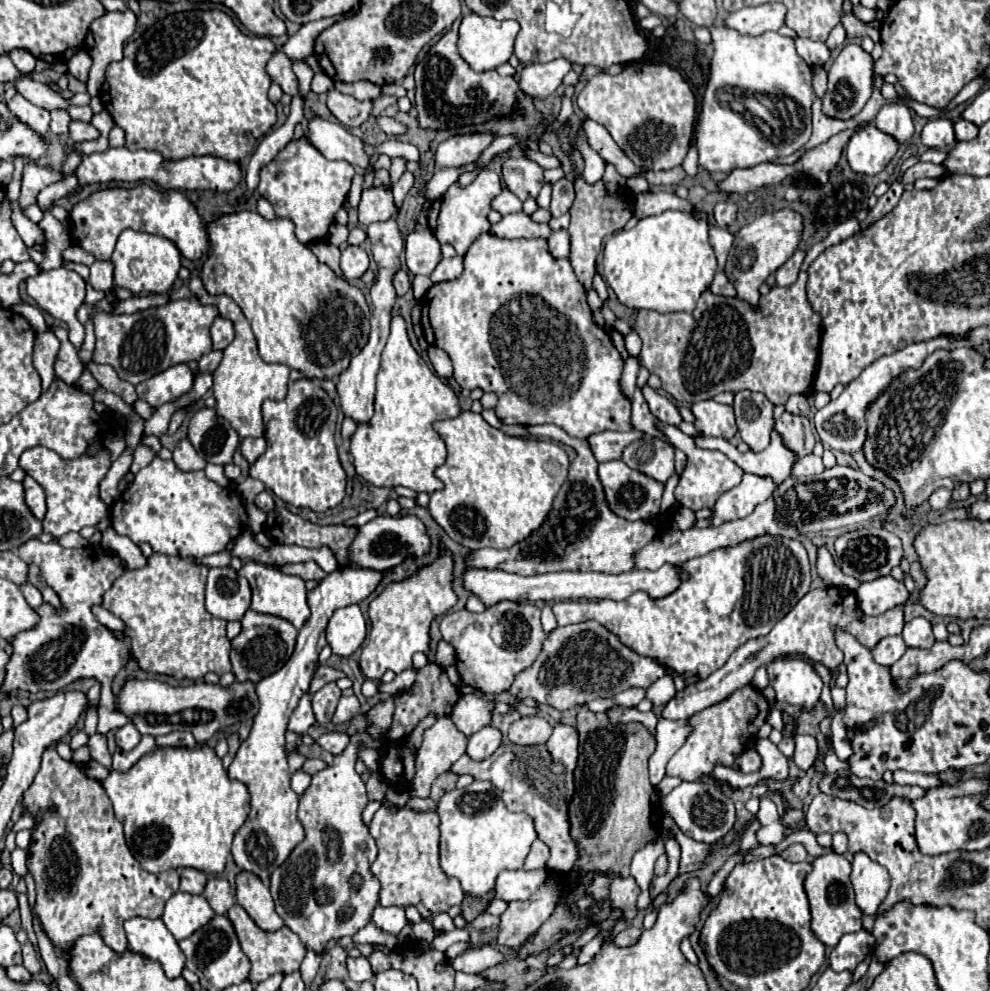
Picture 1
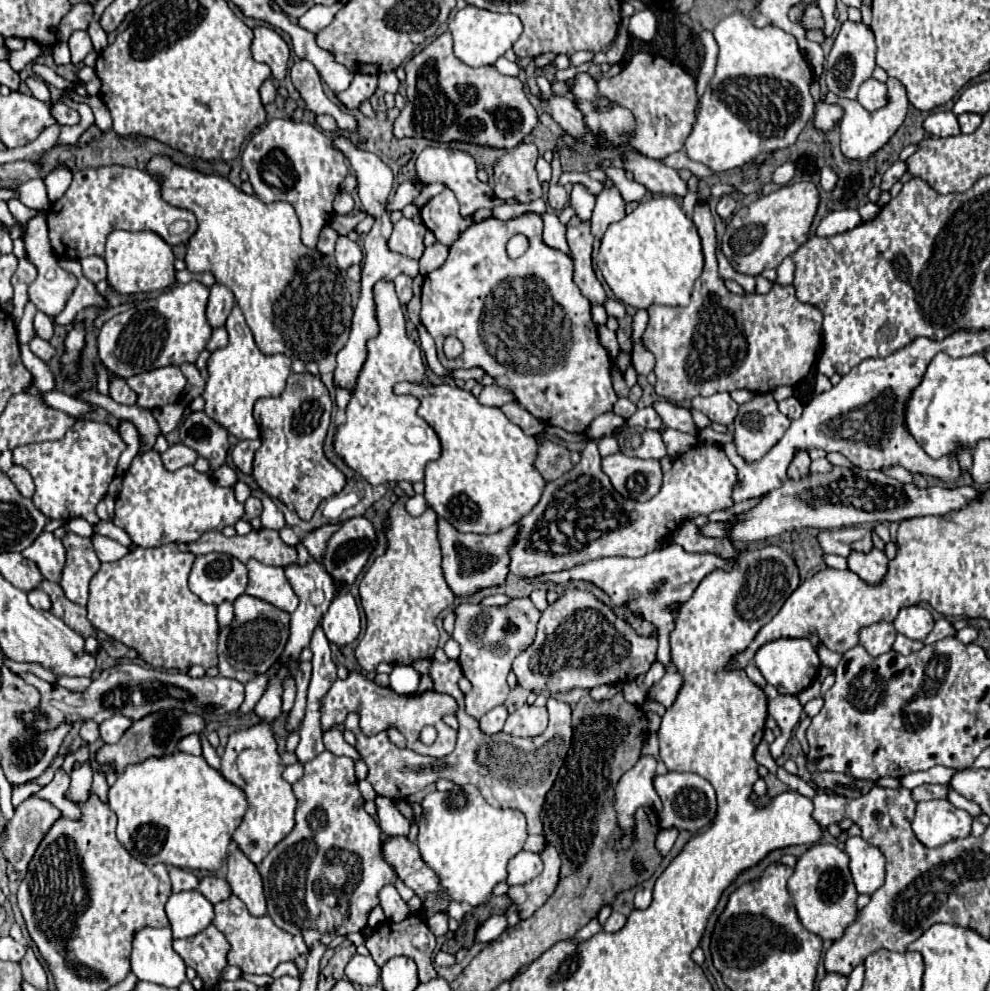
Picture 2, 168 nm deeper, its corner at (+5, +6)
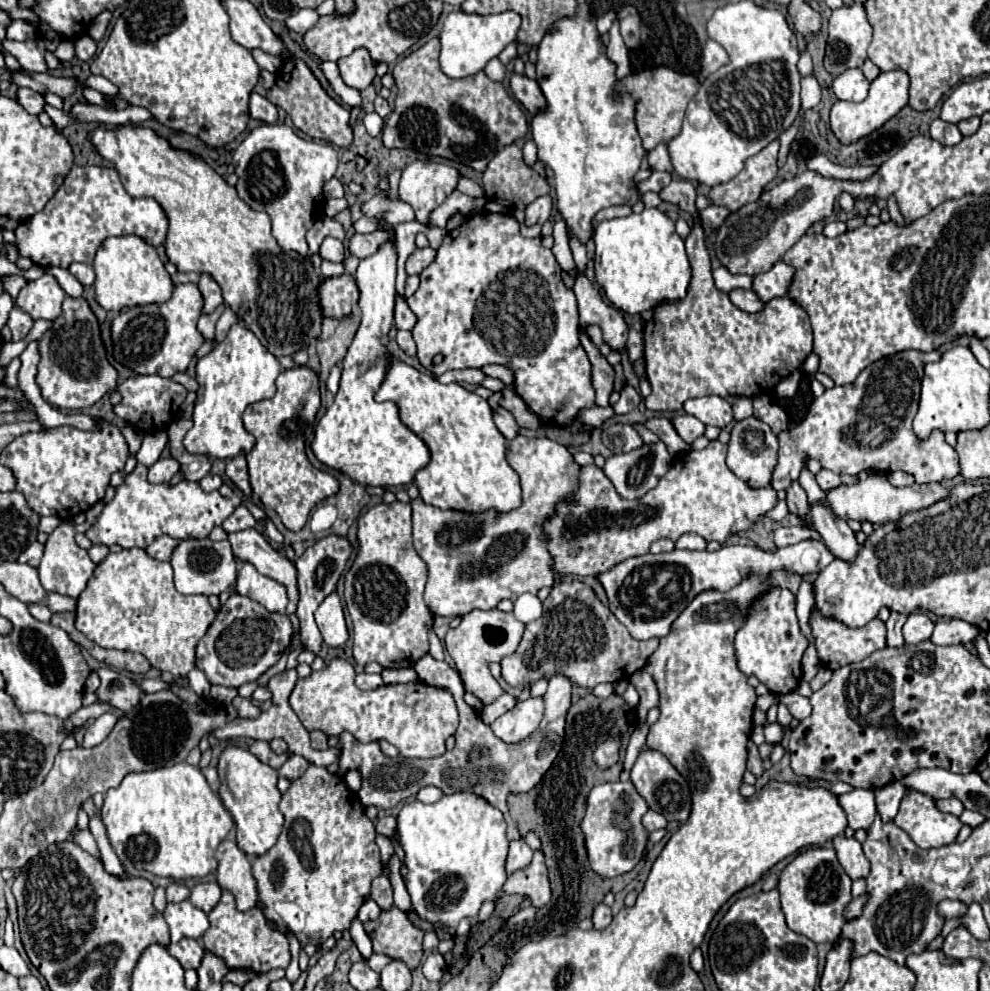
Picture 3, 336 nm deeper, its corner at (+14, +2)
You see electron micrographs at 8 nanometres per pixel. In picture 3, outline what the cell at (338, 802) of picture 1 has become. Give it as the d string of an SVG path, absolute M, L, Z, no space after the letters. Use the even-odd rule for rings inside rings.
M310 765L310 767L306 769L306 773L290 785L288 793L282 795L280 811L282 811L282 815L284 815L286 821L284 821L284 829L282 829L282 833L280 833L276 845L274 845L270 851L266 851L264 855L258 855L258 857L254 859L254 863L252 863L252 873L254 873L256 881L258 881L258 899L266 905L266 909L264 909L266 919L278 923L280 927L290 929L290 931L298 937L298 941L300 941L302 945L314 943L316 939L314 939L312 935L332 935L334 931L346 931L346 929L350 929L350 921L356 917L360 905L370 897L370 881L372 881L376 875L382 873L380 849L378 849L378 845L374 843L374 837L376 837L374 823L364 815L362 803L358 801L356 793L352 793L352 791L346 787L344 779L338 777L338 775L332 775L332 773L328 773L324 767L316 767L316 765Z

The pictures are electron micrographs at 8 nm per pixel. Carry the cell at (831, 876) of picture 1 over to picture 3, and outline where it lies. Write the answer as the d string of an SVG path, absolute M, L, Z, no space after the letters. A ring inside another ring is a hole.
M812 847L796 855L794 861L778 877L778 891L786 923L794 933L800 933L814 943L834 943L844 925L844 907L852 901L852 879L844 873L834 849Z

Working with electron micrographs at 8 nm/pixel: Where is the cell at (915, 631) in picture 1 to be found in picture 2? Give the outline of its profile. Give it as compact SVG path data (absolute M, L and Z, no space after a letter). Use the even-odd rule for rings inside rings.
M913 605L913 607L907 607L907 609L901 609L897 619L893 621L895 629L909 637L909 639L917 639L917 641L923 641L929 631L933 629L933 617L927 609L919 607L919 605Z

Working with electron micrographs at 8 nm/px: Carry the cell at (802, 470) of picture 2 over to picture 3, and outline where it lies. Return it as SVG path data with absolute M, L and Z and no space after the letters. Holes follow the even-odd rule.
M794 481L792 487L786 491L786 501L788 501L790 513L800 517L804 521L804 525L812 529L812 519L810 519L810 511L808 511L808 499L806 499L806 493L800 487L798 481Z

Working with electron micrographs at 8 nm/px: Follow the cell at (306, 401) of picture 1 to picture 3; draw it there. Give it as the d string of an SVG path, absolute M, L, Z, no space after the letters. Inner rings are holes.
M296 365L278 375L276 387L278 391L274 397L252 403L244 411L244 427L256 437L256 445L252 453L246 455L246 461L254 495L264 507L272 507L280 515L286 529L300 531L312 507L336 495L340 485L332 475L312 467L304 451L306 441L314 433L314 419L320 407L318 375L308 365Z

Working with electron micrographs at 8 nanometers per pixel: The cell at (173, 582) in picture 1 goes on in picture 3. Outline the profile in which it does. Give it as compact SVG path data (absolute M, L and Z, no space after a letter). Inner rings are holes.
M144 549L110 553L78 597L76 629L104 649L142 653L158 671L186 675L196 667L196 643L204 637L216 611L206 595L182 595L172 581L172 565L156 561Z

